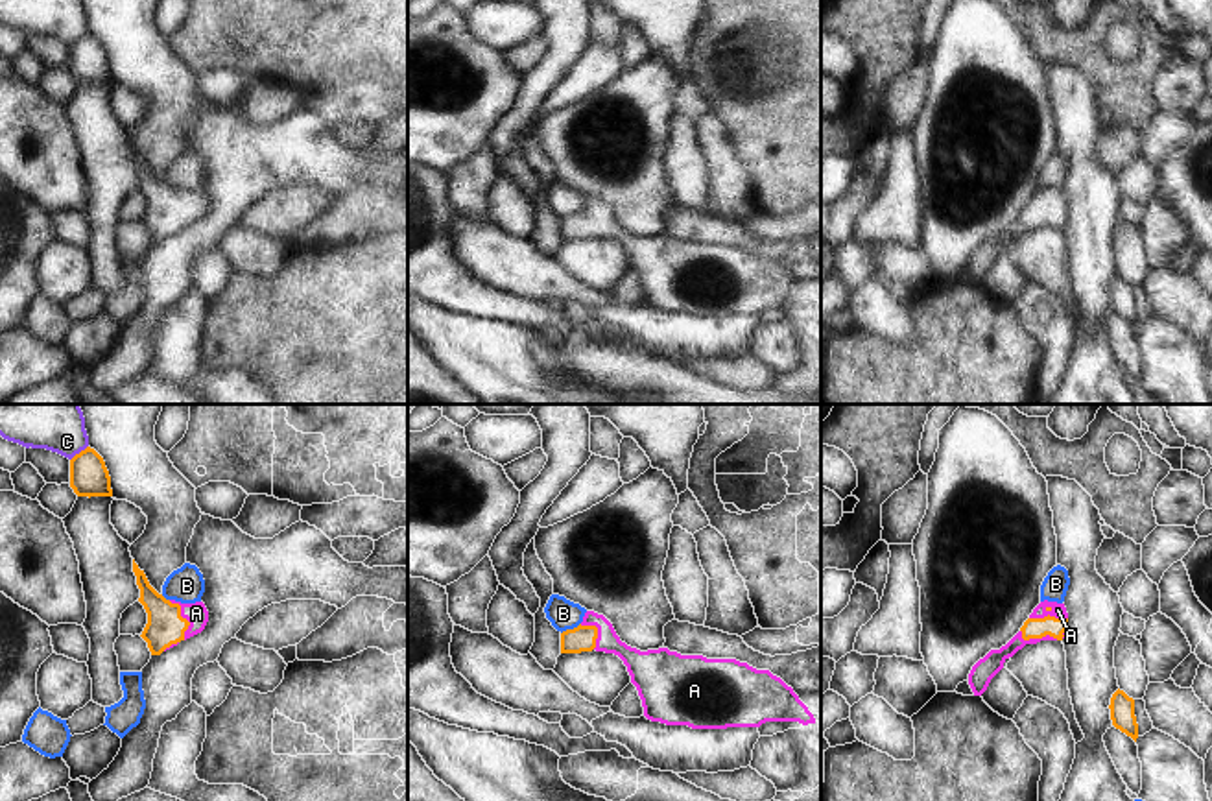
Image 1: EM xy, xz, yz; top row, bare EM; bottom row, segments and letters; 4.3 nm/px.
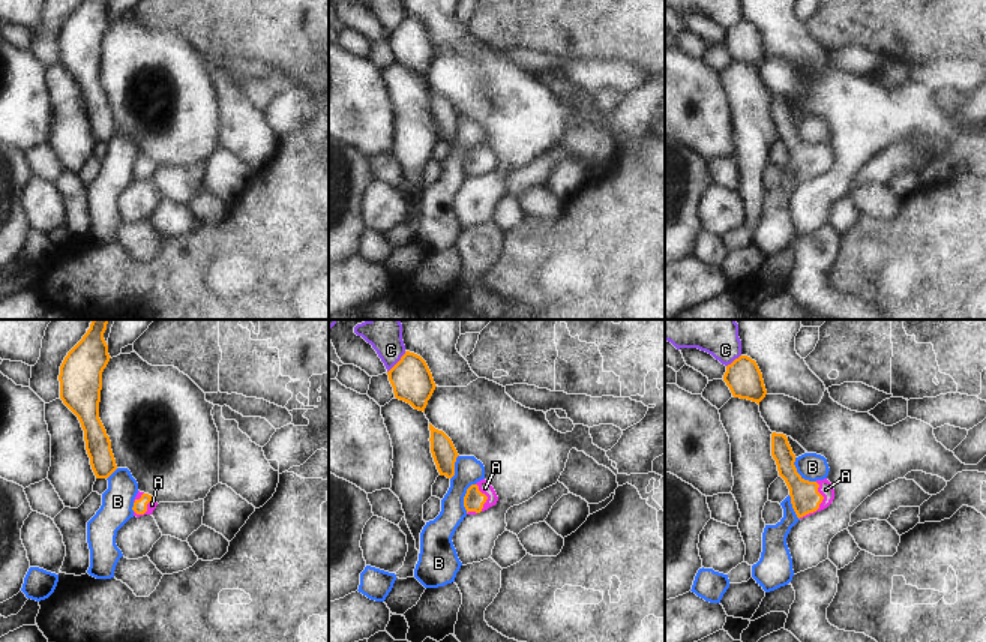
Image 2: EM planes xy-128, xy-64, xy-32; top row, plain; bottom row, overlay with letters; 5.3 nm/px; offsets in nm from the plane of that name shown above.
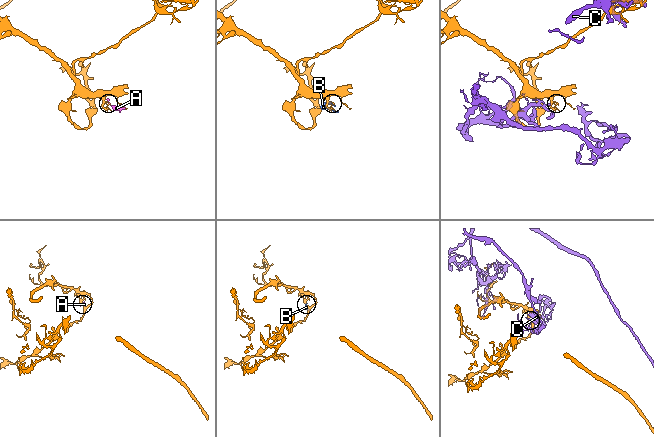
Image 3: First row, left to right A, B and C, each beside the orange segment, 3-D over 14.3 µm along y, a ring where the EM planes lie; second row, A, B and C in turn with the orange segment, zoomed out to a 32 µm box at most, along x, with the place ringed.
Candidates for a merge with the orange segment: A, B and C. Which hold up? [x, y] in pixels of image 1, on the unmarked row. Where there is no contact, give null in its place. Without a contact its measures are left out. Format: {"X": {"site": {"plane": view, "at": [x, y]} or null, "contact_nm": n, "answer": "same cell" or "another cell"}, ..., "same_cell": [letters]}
{"A": {"site": {"plane": "yz", "at": [1048, 202]}, "contact_nm": 170, "answer": "same cell"}, "B": {"site": {"plane": "xz", "at": [570, 216]}, "contact_nm": 100, "answer": "another cell"}, "C": {"site": {"plane": "xy", "at": [80, 39]}, "contact_nm": 100, "answer": "another cell"}, "same_cell": ["A"]}

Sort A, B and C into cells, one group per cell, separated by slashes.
A / B / C

